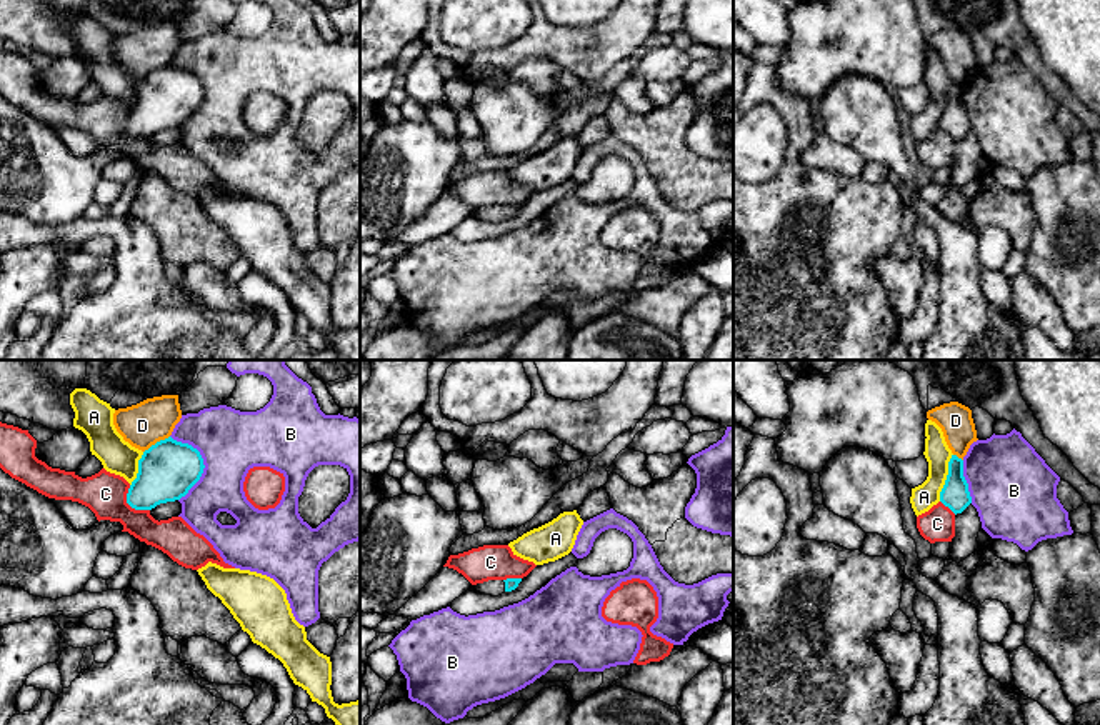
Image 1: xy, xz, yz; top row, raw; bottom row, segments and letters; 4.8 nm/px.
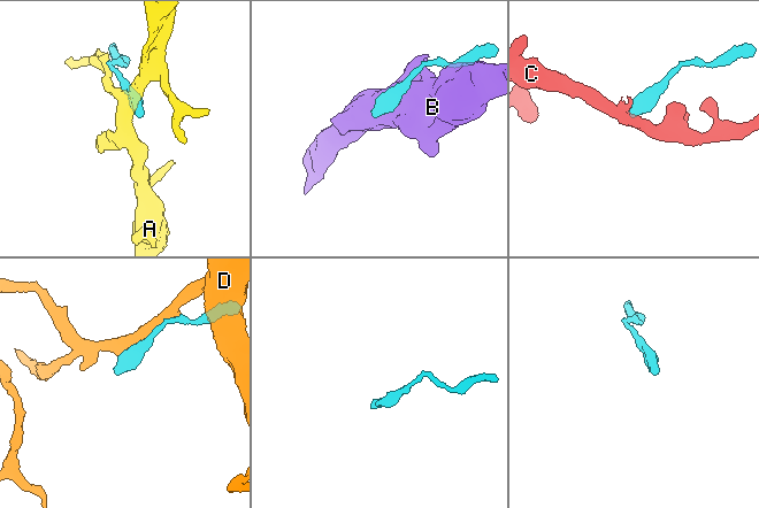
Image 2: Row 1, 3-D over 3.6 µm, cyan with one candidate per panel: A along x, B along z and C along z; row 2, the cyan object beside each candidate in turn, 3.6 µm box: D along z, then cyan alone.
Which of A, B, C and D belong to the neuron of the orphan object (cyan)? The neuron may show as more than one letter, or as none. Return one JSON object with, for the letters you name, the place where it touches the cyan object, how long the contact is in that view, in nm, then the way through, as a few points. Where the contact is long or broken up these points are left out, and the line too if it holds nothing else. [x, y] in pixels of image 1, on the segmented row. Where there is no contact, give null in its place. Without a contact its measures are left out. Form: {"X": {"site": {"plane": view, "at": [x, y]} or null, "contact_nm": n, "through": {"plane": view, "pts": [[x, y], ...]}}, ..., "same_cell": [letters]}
{"same_cell": []}

